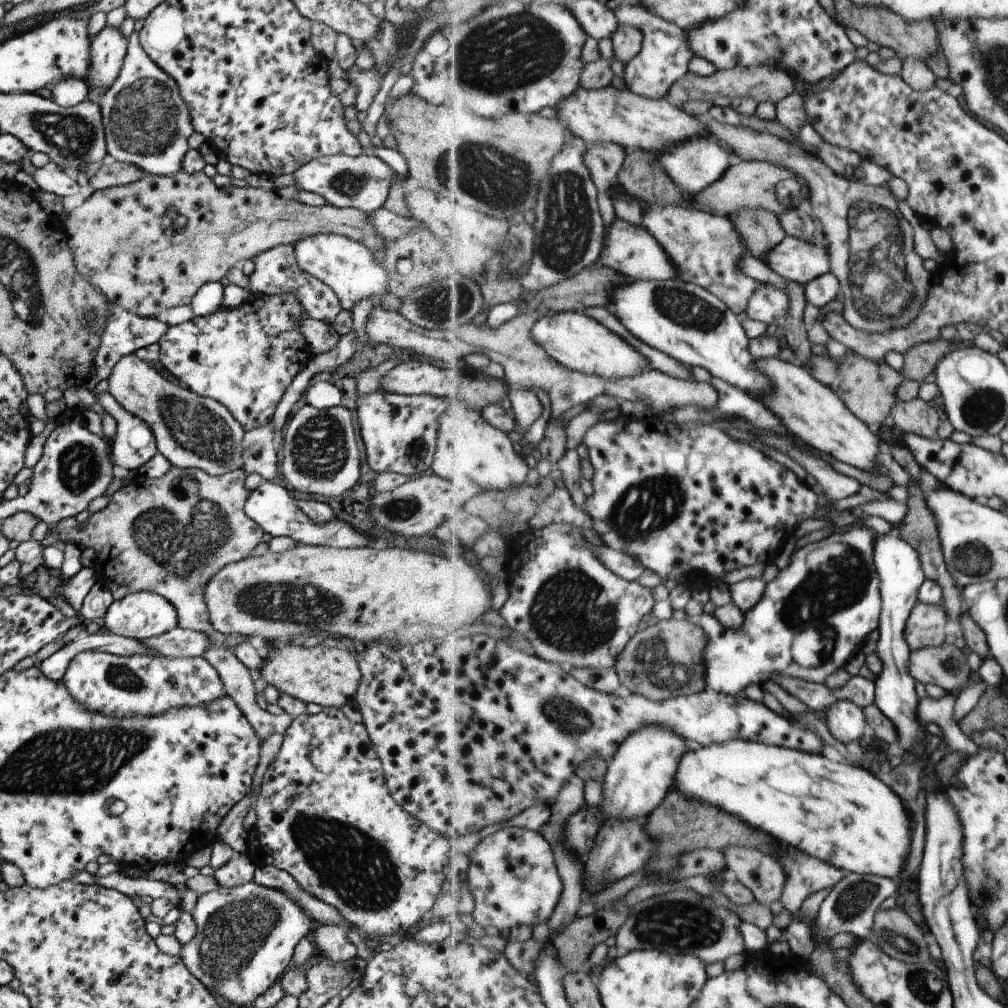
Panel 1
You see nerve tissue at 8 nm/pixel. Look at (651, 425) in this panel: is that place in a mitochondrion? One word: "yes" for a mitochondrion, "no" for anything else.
no

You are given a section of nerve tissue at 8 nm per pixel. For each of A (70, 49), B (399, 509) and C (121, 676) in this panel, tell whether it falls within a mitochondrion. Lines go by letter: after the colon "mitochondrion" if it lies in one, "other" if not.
A: other
B: mitochondrion
C: mitochondrion

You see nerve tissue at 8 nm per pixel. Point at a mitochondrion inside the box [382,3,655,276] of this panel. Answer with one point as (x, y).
(519, 49)

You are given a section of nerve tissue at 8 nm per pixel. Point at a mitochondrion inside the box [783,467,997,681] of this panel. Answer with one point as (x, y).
(952, 665)

